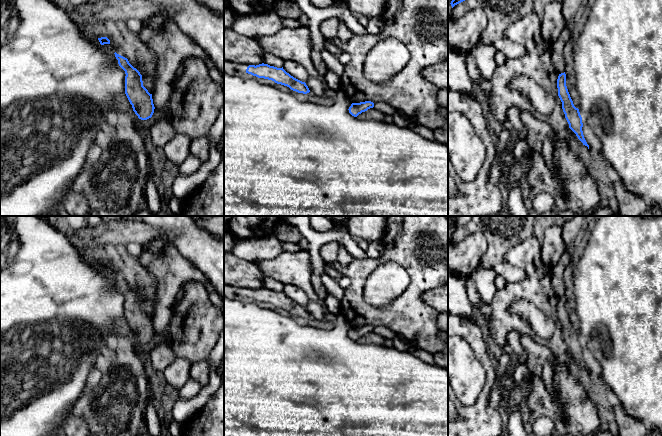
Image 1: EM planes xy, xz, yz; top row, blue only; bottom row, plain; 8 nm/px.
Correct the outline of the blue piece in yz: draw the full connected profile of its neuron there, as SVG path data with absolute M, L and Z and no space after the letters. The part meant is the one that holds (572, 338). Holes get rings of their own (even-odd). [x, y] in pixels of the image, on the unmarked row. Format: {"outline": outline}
{"outline": "M570 262L564 271L565 296L557 303L558 320L562 326L562 333L569 352L578 363L587 370L582 351L582 341L579 336L580 320L576 312L576 298L574 296L574 265Z"}

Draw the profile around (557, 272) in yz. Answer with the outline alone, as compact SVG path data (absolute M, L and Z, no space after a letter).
M571 248L564 252L559 262L551 268L551 281L556 295L565 296L564 271L571 262Z

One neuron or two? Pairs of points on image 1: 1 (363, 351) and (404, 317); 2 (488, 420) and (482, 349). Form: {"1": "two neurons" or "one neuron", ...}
{"1": "two neurons", "2": "one neuron"}

